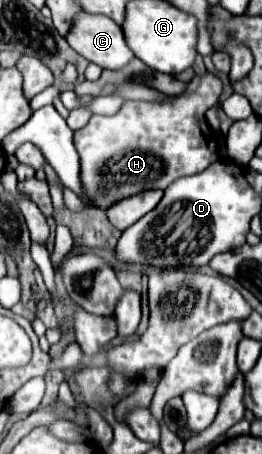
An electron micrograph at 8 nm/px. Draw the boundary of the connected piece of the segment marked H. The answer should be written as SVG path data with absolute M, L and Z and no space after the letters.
M213 74L195 76L187 90L165 102L127 102L113 116L93 114L89 124L75 132L75 148L81 158L81 186L85 198L107 210L119 200L147 192L165 190L183 176L203 172L219 160L217 144L209 148L205 112L217 104L221 80Z

